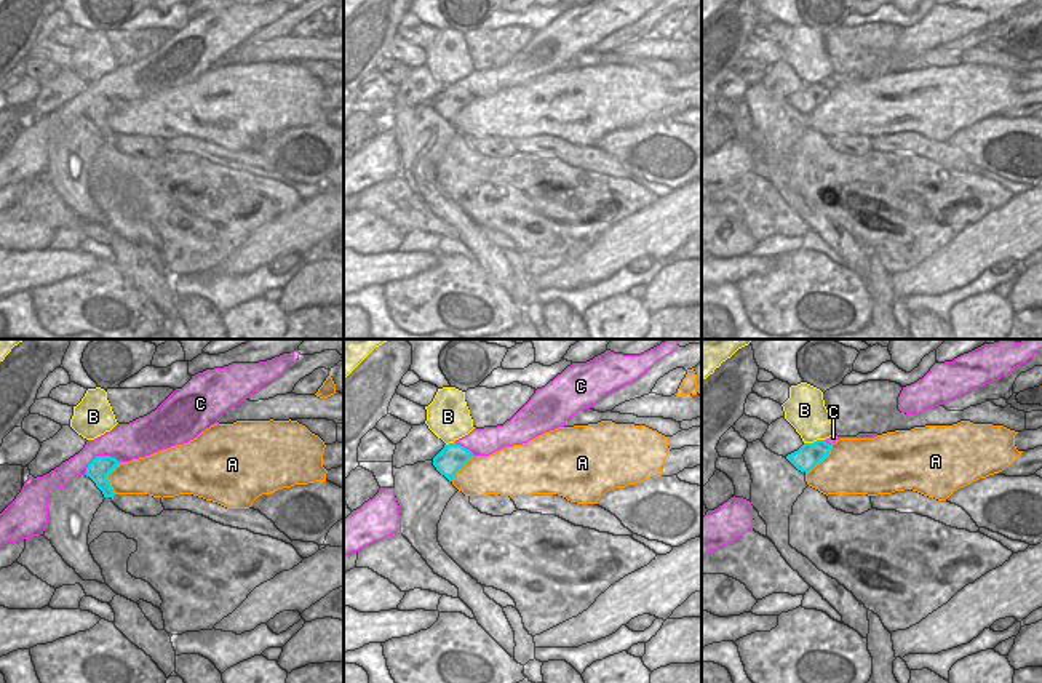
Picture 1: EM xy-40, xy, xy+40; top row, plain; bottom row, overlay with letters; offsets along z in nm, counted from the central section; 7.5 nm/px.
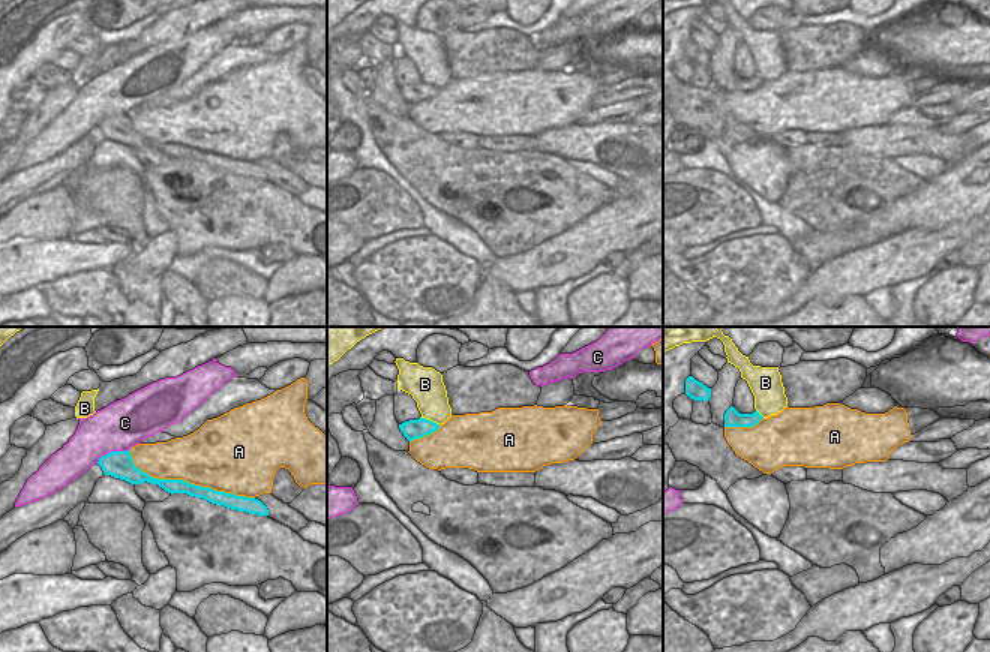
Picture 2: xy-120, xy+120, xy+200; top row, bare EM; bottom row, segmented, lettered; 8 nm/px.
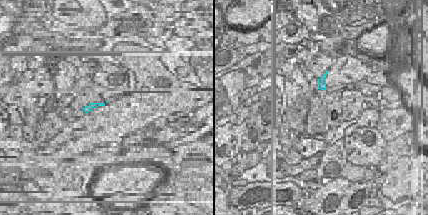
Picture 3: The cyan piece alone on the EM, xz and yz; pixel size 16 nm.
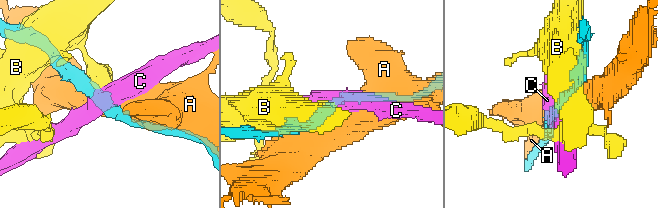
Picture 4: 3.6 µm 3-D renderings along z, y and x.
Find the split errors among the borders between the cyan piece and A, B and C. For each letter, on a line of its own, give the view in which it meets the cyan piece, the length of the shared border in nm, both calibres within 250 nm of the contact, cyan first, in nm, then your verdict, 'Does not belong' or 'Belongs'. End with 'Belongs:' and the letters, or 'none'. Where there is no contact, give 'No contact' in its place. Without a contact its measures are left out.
A: Touches cyan in xy-40. Shared border 240 nm. Thickness 170 nm (cyan) against 260 nm. Does not belong
B: Touches cyan in xy+40. Shared border 160 nm. Thickness 190 nm (cyan) against 300 nm. Does not belong
C: Touches cyan in xy-40. Shared border 300 nm. Thickness 170 nm (cyan) against 280 nm. Does not belong
Belongs: none

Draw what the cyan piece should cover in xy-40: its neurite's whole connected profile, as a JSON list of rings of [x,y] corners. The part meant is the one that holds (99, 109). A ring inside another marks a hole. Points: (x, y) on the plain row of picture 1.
[[[96,98],[86,109],[86,118],[89,118],[96,128],[102,133],[104,139],[115,138],[107,117],[115,112],[120,104],[110,98]]]

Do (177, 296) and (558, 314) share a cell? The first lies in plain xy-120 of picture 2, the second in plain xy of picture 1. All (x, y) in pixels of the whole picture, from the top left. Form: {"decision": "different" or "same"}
{"decision": "same"}

